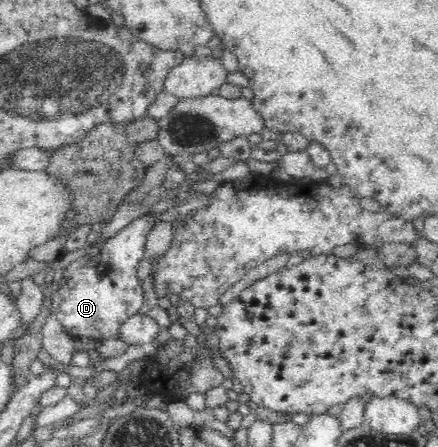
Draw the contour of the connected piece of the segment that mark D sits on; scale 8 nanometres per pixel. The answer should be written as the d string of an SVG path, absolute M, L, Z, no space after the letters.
M148 212L141 215L100 244L99 254L96 257L91 258L84 254L65 269L64 276L60 281L60 289L53 295L52 314L71 337L89 338L97 341L117 339L120 327L132 315L140 313L140 309L144 307L144 289L142 289L143 281L138 278L138 266L145 255L147 235L153 227L156 227L157 223L160 223L160 221L156 221L158 221L158 215L154 213Z

